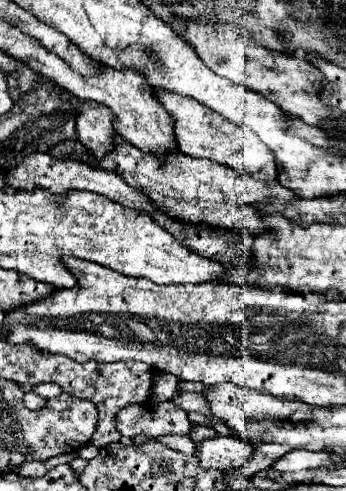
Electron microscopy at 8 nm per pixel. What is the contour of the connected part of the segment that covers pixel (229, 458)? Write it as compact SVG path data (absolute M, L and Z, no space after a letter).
M236 435L206 439L196 447L196 457L200 459L200 465L204 469L218 469L218 471L242 467L252 457L252 453L254 445Z

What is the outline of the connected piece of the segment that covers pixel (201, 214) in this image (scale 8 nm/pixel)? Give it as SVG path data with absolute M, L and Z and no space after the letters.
M118 141L114 151L106 155L104 161L92 161L94 167L102 167L108 171L116 171L128 185L140 187L140 191L148 193L150 199L156 201L156 205L166 207L176 215L176 219L182 221L182 215L192 215L194 221L202 219L212 225L220 225L226 229L246 229L248 233L260 235L266 231L266 225L260 221L256 211L252 209L256 203L262 203L270 197L280 197L286 201L296 199L296 195L282 187L278 181L266 183L256 181L252 177L244 177L238 171L212 163L208 159L196 159L182 153L168 155L166 163L160 163L156 155L142 153L138 147L132 147L128 141Z

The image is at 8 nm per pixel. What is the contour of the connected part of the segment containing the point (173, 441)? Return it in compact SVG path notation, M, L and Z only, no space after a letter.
M164 435L164 437L160 437L160 443L168 445L170 449L176 449L176 451L188 453L188 455L194 453L192 441L190 441L190 437L186 437L186 435Z

